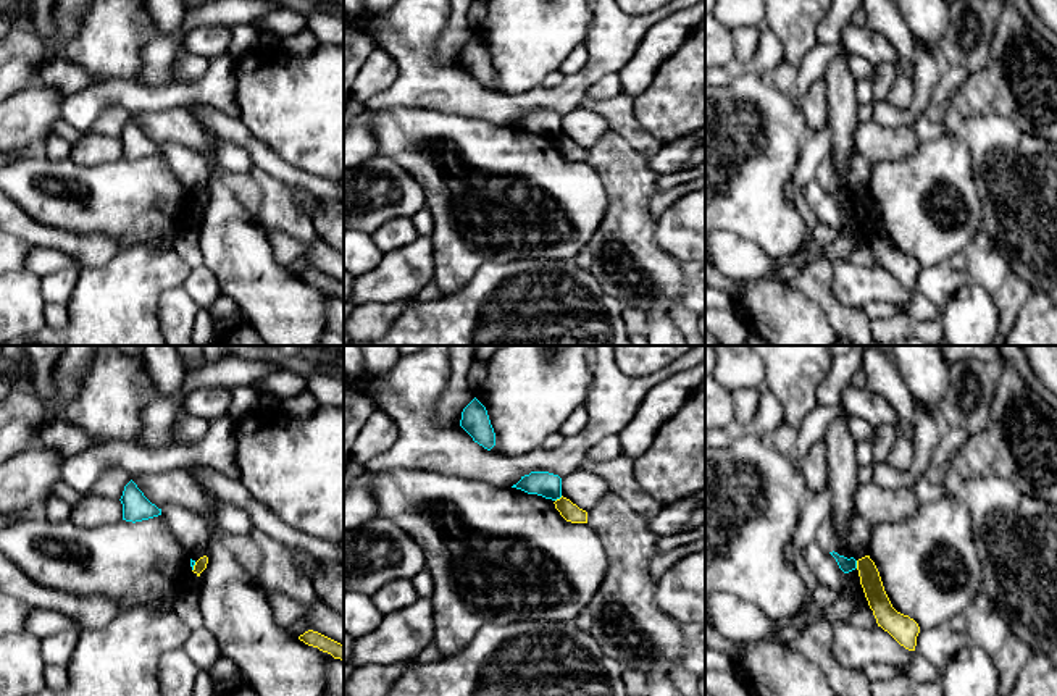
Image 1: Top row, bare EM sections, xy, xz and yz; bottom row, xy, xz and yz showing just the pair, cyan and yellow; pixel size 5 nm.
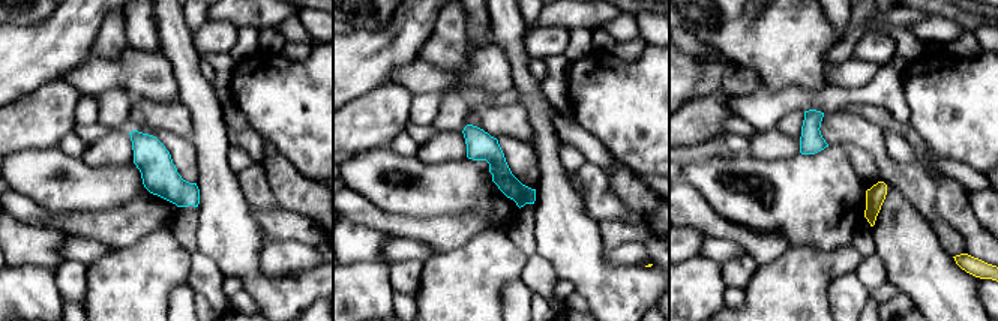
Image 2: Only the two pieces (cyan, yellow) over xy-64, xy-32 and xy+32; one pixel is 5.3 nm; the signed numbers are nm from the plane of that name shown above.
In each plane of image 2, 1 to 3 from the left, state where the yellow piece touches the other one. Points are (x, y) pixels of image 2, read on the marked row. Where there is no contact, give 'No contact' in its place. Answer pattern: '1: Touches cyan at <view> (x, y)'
1: No contact
2: No contact
3: No contact

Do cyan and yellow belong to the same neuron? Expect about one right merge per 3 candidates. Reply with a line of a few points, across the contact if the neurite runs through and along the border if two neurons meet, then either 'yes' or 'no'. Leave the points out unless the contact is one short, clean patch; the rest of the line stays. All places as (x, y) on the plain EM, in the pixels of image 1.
line yz (856, 199), (857, 205); no

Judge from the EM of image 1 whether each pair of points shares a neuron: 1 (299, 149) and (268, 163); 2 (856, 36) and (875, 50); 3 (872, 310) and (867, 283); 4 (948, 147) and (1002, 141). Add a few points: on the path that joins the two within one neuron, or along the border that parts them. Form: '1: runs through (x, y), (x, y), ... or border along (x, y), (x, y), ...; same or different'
1: border along (250, 134), (289, 163), (315, 175); different
2: runs through (860, 41), (870, 46); same
3: border along (902, 304), (868, 301), (862, 307); different
4: border along (960, 136), (967, 146), (970, 173), (975, 183); different

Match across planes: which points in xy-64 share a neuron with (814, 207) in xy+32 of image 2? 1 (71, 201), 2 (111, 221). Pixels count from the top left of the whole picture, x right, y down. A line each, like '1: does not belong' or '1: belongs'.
1: belongs
2: does not belong

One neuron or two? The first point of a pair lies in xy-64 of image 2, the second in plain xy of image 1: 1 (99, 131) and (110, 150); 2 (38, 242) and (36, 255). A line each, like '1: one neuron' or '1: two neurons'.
1: two neurons
2: two neurons

